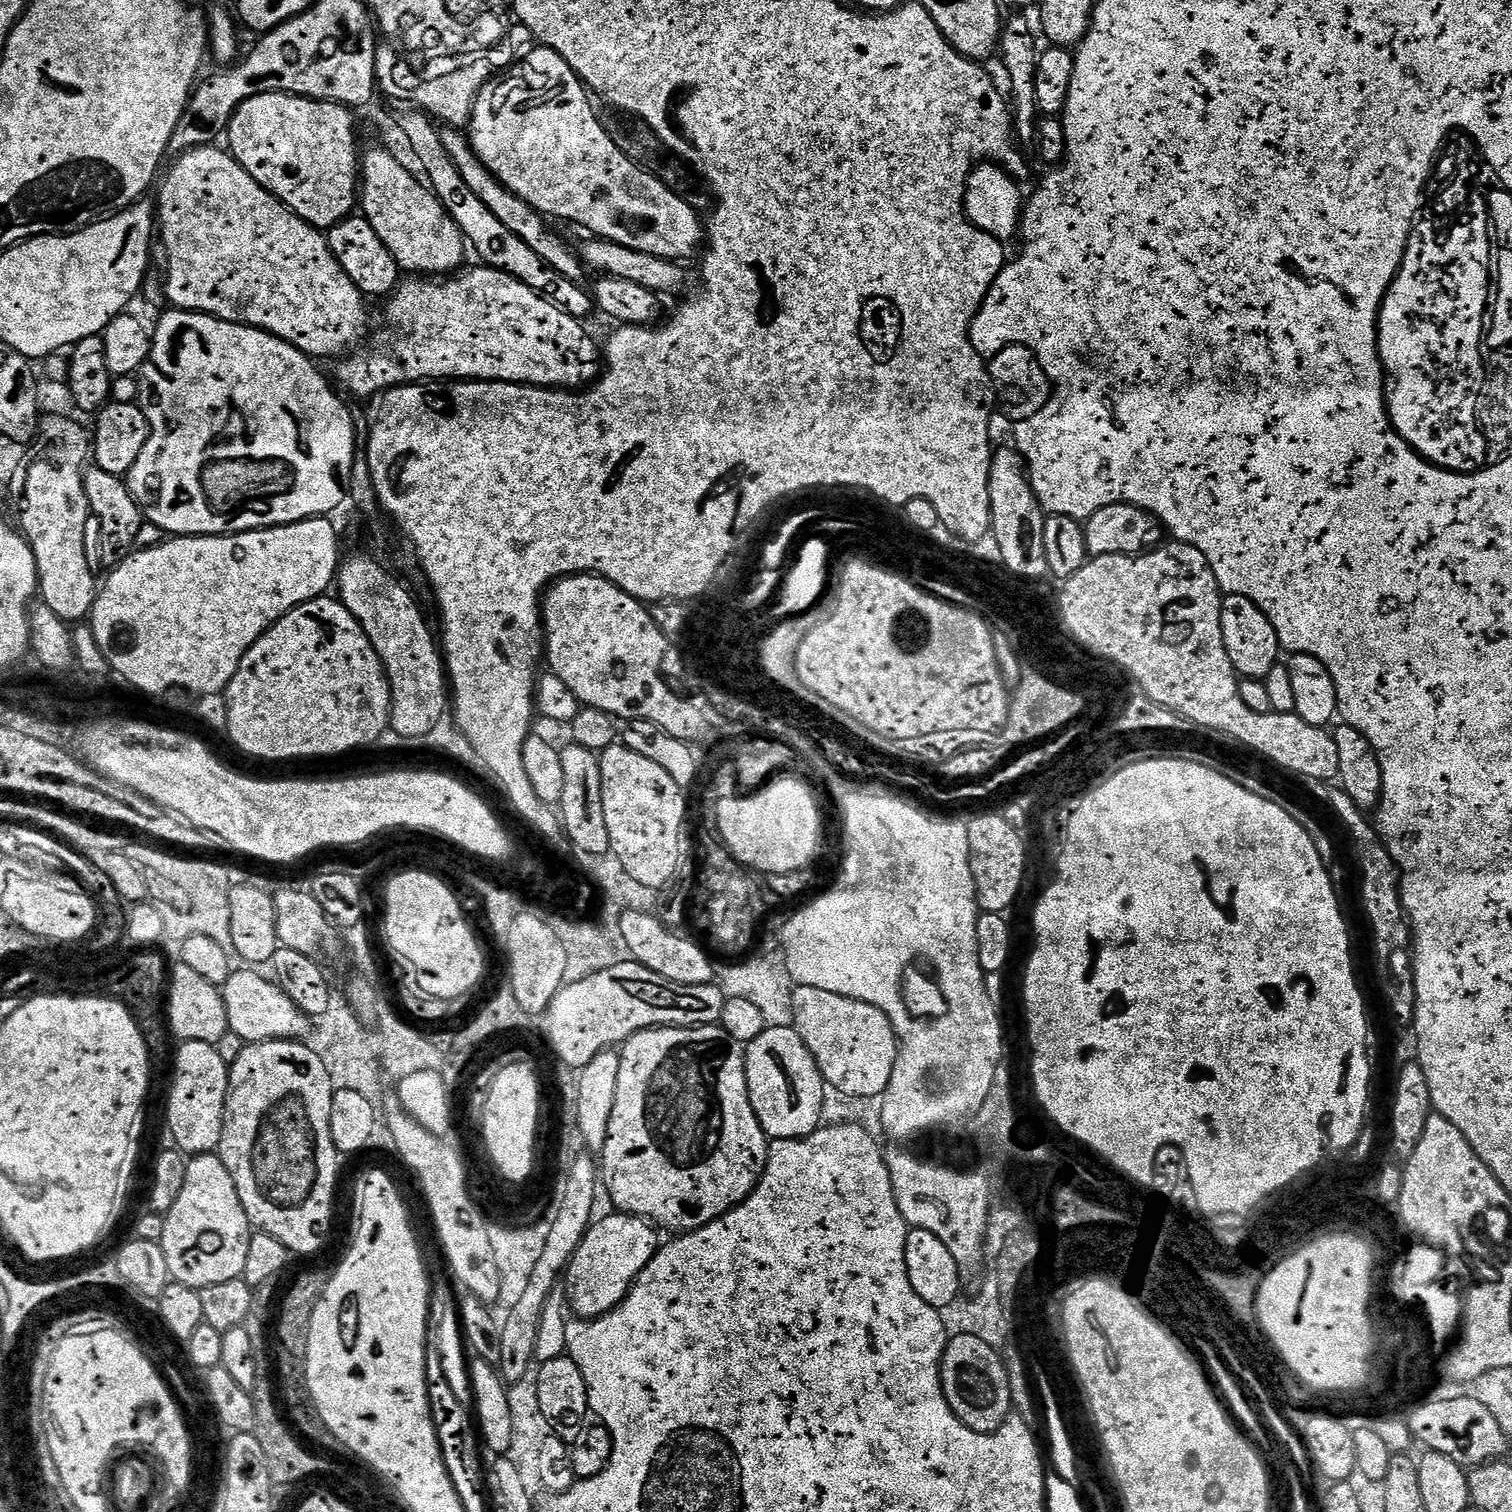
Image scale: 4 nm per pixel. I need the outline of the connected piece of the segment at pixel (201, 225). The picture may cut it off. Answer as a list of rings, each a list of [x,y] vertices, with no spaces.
[[[209,146],[190,149],[186,155],[179,157],[168,172],[158,197],[158,240],[164,243],[164,276],[162,275],[162,292],[169,300],[169,305],[185,312],[202,312],[206,316],[217,316],[220,320],[229,320],[231,324],[246,324],[250,328],[261,328],[309,358],[316,356],[336,356],[340,358],[349,351],[350,346],[361,343],[360,339],[368,332],[368,312],[364,309],[366,296],[347,276],[346,270],[338,262],[328,244],[327,235],[321,229],[306,223],[298,214],[294,214],[277,196],[266,191],[258,181],[241,166],[231,151]]]

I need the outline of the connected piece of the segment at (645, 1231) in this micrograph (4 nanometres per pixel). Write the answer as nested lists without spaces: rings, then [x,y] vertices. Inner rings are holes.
[[[619,1210],[611,1214],[613,1216],[604,1216],[601,1220],[599,1217],[589,1227],[578,1250],[574,1250],[562,1282],[566,1289],[567,1307],[573,1313],[576,1311],[577,1317],[586,1320],[594,1320],[617,1308],[628,1297],[632,1283],[662,1246],[661,1233],[643,1216],[632,1216]]]

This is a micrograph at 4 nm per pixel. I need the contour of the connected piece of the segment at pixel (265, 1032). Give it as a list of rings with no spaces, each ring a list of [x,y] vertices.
[[[233,970],[230,978],[222,986],[224,1005],[228,1015],[228,1030],[248,1044],[267,1040],[300,1040],[309,1035],[310,1018],[281,989],[279,984],[259,976],[259,971],[240,972]]]

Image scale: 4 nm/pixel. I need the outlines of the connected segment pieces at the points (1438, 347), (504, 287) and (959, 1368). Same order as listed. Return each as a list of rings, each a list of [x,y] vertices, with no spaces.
[[[1481,216],[1473,218],[1466,226],[1452,228],[1452,232],[1432,228],[1432,224],[1417,223],[1408,240],[1400,271],[1384,297],[1378,325],[1380,363],[1384,365],[1385,373],[1396,379],[1396,385],[1393,388],[1391,385],[1386,400],[1393,428],[1429,464],[1465,474],[1485,467],[1490,456],[1488,441],[1476,421],[1476,407],[1482,390],[1480,343],[1484,339],[1480,336],[1480,307],[1485,304],[1482,295],[1485,277],[1483,261],[1488,252],[1483,231]]]
[[[477,267],[453,275],[449,284],[443,284],[445,281],[440,278],[405,279],[387,297],[388,329],[380,344],[349,351],[337,363],[341,363],[336,368],[339,387],[356,396],[376,398],[388,388],[421,382],[501,380],[511,384],[533,384],[536,388],[580,390],[599,377],[601,349],[596,349],[591,334],[579,319],[553,303],[547,295],[524,285],[502,269]]]
[[[971,1334],[953,1336],[944,1347],[944,1357],[940,1363],[940,1381],[946,1394],[946,1402],[950,1410],[967,1426],[978,1434],[997,1432],[1012,1415],[1012,1395],[1014,1393],[1013,1377],[1009,1375],[1009,1365],[1005,1357],[995,1348]]]

